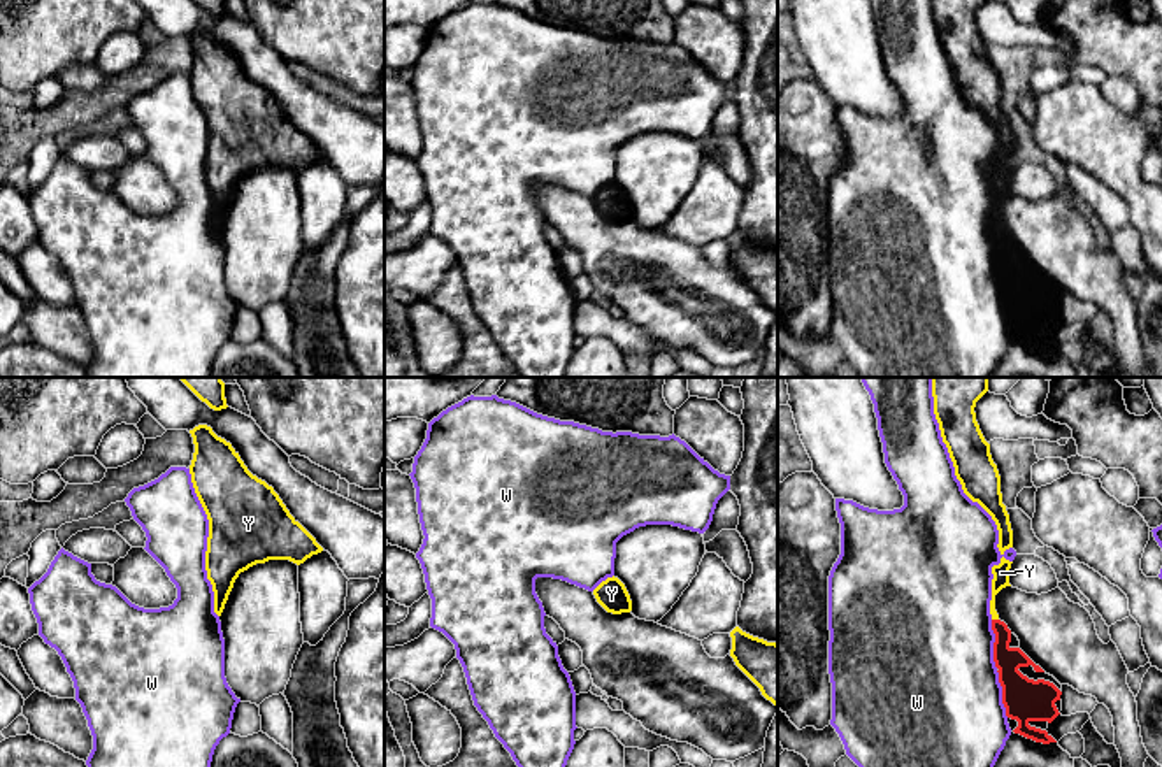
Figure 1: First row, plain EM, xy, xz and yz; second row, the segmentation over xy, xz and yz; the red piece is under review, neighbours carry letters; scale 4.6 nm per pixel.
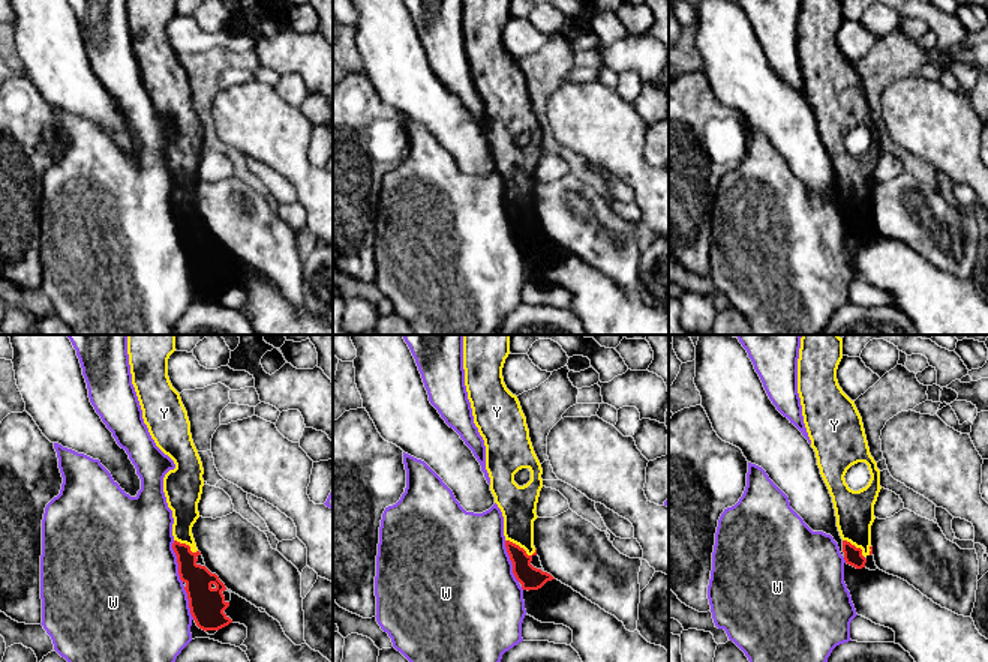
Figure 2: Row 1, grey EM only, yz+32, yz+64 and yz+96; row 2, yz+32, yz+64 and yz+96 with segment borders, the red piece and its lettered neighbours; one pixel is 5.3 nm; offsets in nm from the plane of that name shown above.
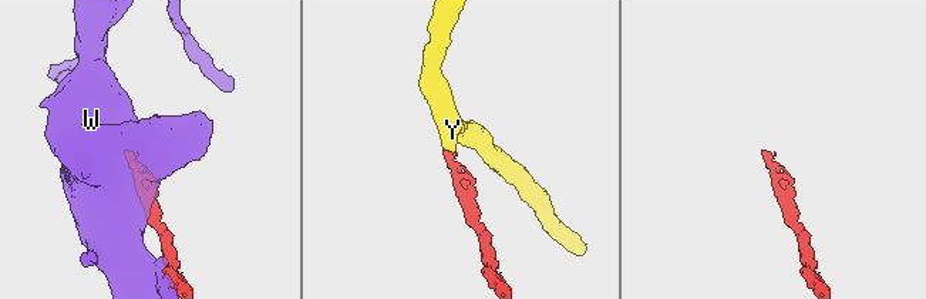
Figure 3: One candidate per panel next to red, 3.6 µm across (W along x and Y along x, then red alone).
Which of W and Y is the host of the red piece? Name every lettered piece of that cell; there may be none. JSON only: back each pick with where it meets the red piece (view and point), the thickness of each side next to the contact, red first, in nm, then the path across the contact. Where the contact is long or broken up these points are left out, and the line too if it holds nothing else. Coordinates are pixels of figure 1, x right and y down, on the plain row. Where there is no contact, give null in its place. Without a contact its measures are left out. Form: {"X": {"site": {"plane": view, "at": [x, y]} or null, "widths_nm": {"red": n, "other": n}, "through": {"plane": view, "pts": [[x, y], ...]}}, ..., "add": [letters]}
{"Y": {"site": {"plane": "yz", "at": [996, 227]}, "widths_nm": {"red": 120, "other": 80}, "through": {"plane": "yz", "pts": [[1008, 267], [996, 227], [992, 202], [1001, 179]]}}, "add": ["Y"]}

